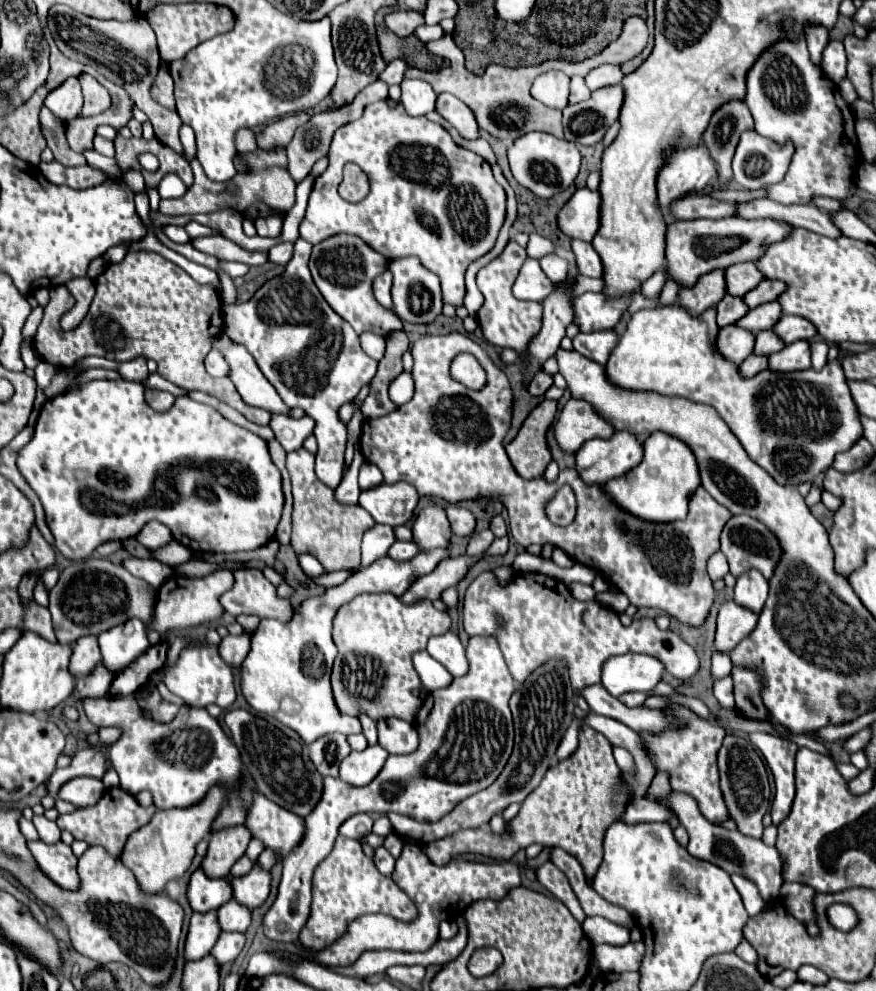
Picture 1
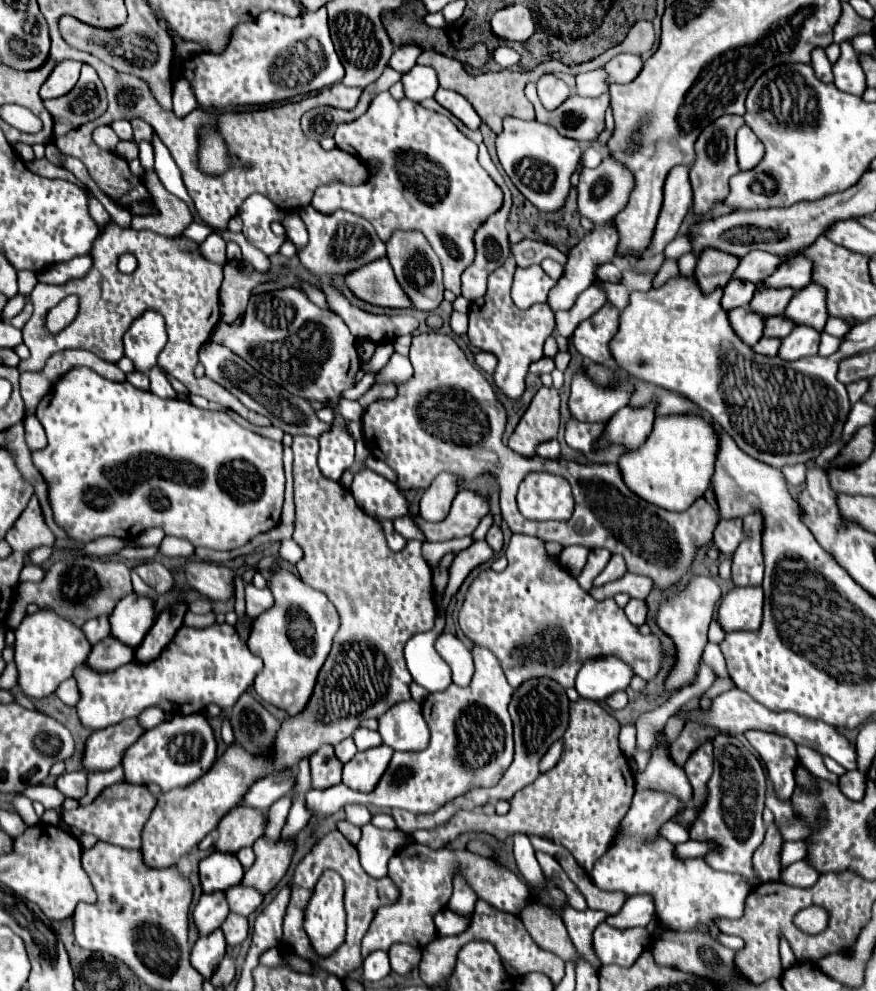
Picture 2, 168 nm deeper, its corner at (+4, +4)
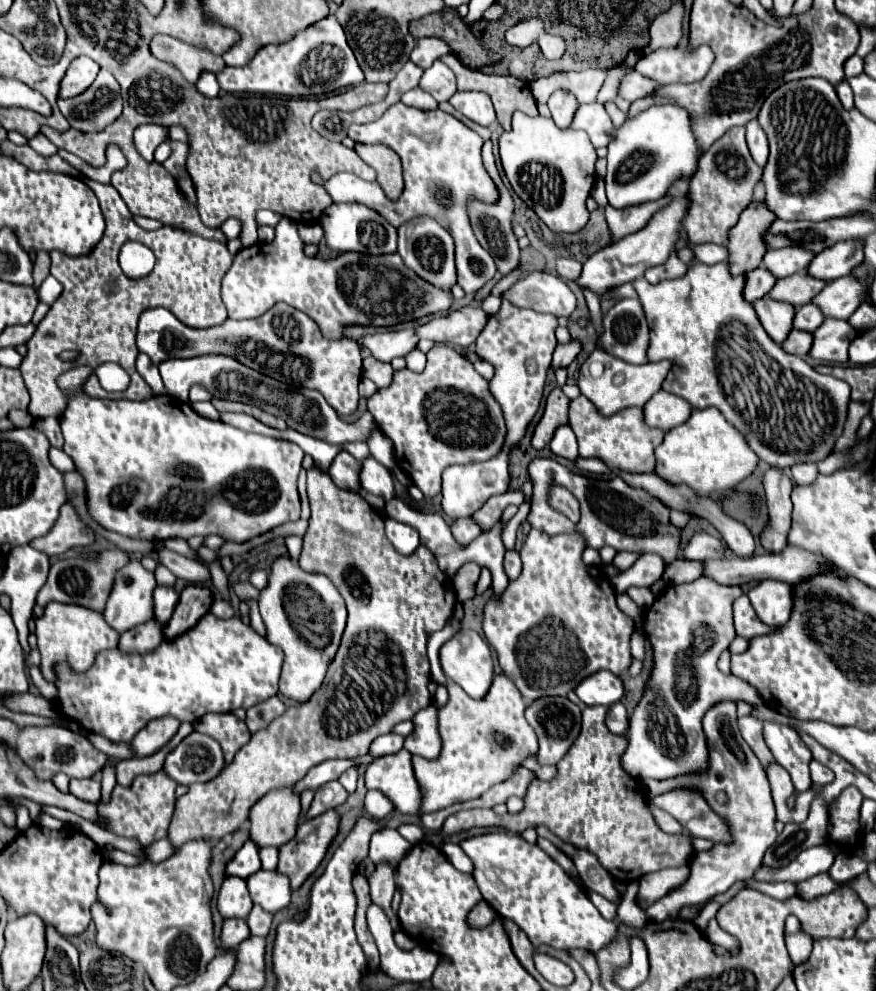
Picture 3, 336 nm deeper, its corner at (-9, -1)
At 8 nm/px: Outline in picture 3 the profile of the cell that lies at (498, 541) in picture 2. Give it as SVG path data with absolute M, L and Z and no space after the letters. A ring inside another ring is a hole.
M514 549L512 551L506 551L506 555L504 555L504 569L506 569L508 579L516 579L520 575L522 561L520 561L518 551L514 551Z

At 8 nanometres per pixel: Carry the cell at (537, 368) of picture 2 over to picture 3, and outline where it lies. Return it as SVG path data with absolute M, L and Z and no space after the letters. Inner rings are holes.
M574 339L568 345L558 345L554 351L554 359L552 359L552 369L560 369L560 367L568 367L574 357L580 353L580 343L576 343Z

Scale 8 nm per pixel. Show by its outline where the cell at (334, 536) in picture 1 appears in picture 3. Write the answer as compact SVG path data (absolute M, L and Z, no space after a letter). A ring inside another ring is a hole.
M312 465L312 467L308 469L308 499L310 499L312 515L310 515L308 533L306 533L306 537L304 537L302 557L300 557L298 563L300 563L300 567L302 567L304 571L312 571L312 573L322 573L322 575L326 575L326 577L334 583L334 587L340 591L340 595L344 597L346 607L348 607L348 625L346 625L346 631L344 631L344 637L342 637L342 643L340 643L342 647L338 649L338 655L336 655L334 661L330 663L330 669L328 669L328 673L326 673L326 679L324 679L322 687L312 695L310 701L306 701L306 703L302 703L302 705L288 707L286 713L284 713L282 717L278 717L278 719L274 719L274 723L270 723L270 727L266 727L266 729L254 733L252 739L236 753L236 757L232 759L232 763L228 763L228 765L220 771L220 775L218 775L216 779L206 781L206 783L194 783L194 785L190 785L190 787L188 787L188 793L176 799L176 811L174 811L172 823L170 823L170 827L168 827L168 841L172 843L174 853L176 853L184 843L188 843L188 841L198 841L198 839L220 841L220 839L232 835L236 829L240 829L240 827L248 821L248 811L250 811L250 807L252 807L258 799L262 799L268 791L284 789L284 787L294 785L294 783L296 783L298 779L302 779L302 775L306 775L306 773L310 771L310 767L314 767L316 763L322 763L322 761L328 761L328 759L354 759L354 757L358 757L358 755L366 755L370 743L372 743L378 735L390 733L390 729L392 729L396 723L408 721L410 715L414 715L414 711L420 711L422 707L428 707L428 703L432 701L432 699L430 699L430 693L428 693L430 663L428 663L428 655L426 655L426 639L428 639L430 633L440 631L440 629L446 625L446 621L452 617L452 613L454 613L456 591L454 591L452 579L448 579L448 575L440 571L438 561L434 559L434 555L430 553L428 547L422 547L422 545L420 545L420 547L418 547L412 555L408 555L408 557L404 557L404 555L400 555L398 551L394 551L394 547L390 547L390 541L388 541L386 535L384 535L382 515L380 515L374 507L370 507L358 493L350 493L350 491L344 491L344 489L336 487L334 481L330 479L328 471L324 471L324 469L318 467L318 465ZM352 645L354 645L354 647L352 647ZM342 665L346 665L346 675L344 675L344 667L342 667ZM342 675L344 675L344 677L342 677ZM338 683L340 683L340 685L338 685ZM334 687L338 687L338 689L336 689L336 695L330 699L330 691L334 691ZM356 695L358 695L358 697L356 697ZM326 699L330 699L330 701L328 701L328 705L326 705L326 709L324 709L326 727L322 727L322 703L326 703ZM326 729L328 729L330 735L326 735Z

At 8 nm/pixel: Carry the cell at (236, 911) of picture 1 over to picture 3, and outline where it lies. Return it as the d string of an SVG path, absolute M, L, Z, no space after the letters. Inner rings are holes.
M258 871L246 879L254 905L260 905L268 913L276 913L290 903L288 879L276 871Z

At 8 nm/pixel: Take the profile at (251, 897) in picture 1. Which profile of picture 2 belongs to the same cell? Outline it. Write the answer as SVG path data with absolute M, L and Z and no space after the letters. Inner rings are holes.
M263 836L253 844L253 850L257 860L245 870L243 882L245 886L257 888L261 894L267 894L287 874L295 852L295 838L269 840Z

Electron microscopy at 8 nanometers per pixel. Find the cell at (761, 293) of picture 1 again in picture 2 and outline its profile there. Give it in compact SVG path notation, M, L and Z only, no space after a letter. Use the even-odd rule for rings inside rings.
M797 254L793 258L787 258L773 276L765 280L765 286L791 286L795 290L801 290L809 284L809 278L813 274L813 262L809 258Z

